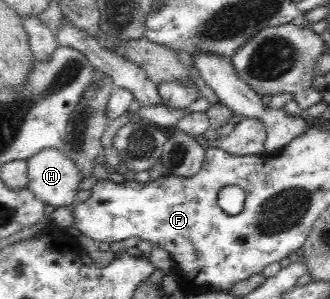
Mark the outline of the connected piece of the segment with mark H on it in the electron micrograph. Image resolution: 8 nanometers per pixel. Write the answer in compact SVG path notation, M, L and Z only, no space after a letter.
M44 148L26 160L27 187L49 209L75 204L80 176L61 148Z

